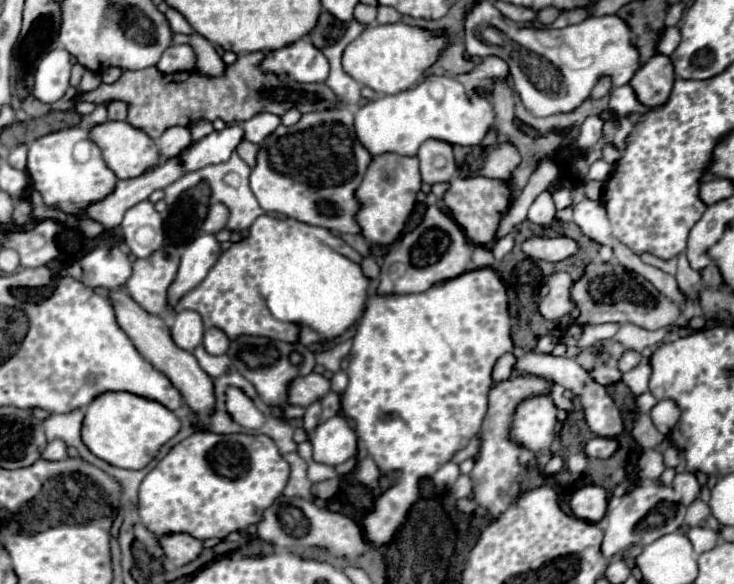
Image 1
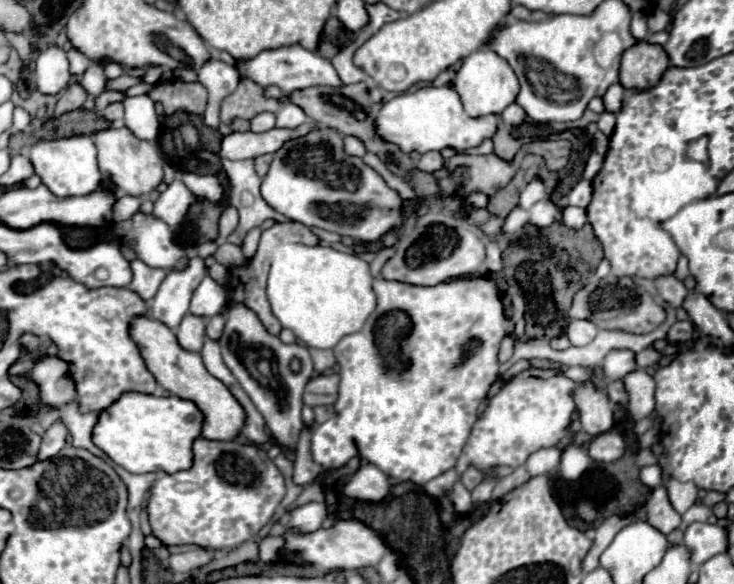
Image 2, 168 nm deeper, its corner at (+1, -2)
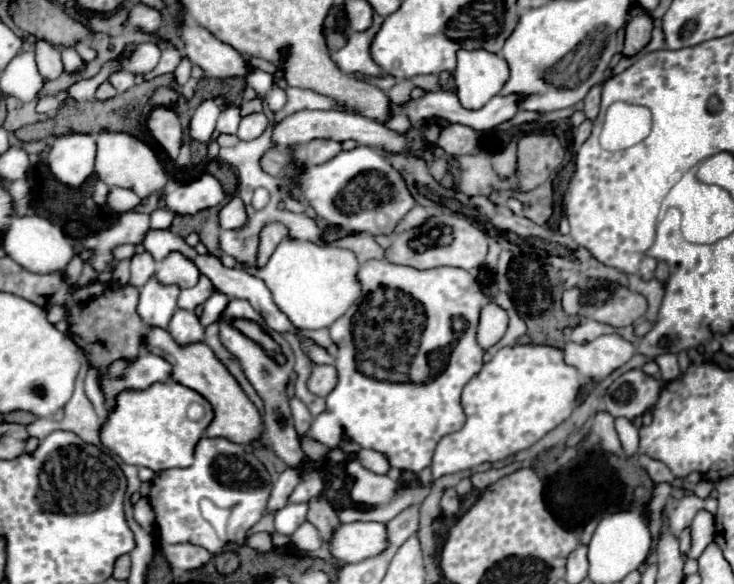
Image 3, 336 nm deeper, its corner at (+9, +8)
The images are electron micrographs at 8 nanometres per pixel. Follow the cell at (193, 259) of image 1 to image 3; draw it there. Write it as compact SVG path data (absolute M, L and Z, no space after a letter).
M150 278L140 290L138 316L148 328L168 328L170 318L178 308L178 294L178 286L162 286L156 282L156 278Z

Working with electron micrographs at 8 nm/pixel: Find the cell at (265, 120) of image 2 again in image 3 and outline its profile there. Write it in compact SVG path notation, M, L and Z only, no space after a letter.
M260 112L260 114L250 114L250 116L242 118L236 136L238 136L240 140L254 140L254 138L258 138L266 128L268 128L268 116L266 116L266 114L262 114L262 112Z

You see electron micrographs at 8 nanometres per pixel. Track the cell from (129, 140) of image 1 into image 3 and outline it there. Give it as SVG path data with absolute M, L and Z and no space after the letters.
M102 132L98 134L98 154L96 154L96 174L106 182L108 186L120 186L134 190L140 198L148 198L156 192L160 192L168 178L158 162L152 148L148 148L138 138L124 134L124 132Z

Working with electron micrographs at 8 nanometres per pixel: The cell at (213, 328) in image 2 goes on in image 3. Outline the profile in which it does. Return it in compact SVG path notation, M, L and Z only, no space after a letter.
M214 290L212 296L196 308L196 316L198 316L200 324L202 326L214 324L218 320L218 316L222 316L222 312L224 312L224 308L226 308L228 302L230 302L228 296L222 296L222 292Z

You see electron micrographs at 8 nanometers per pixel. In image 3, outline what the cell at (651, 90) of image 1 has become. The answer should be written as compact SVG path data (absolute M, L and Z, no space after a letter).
M632 4L628 8L628 22L626 22L626 40L624 40L624 54L634 56L638 54L648 42L652 32L652 16L642 4Z

